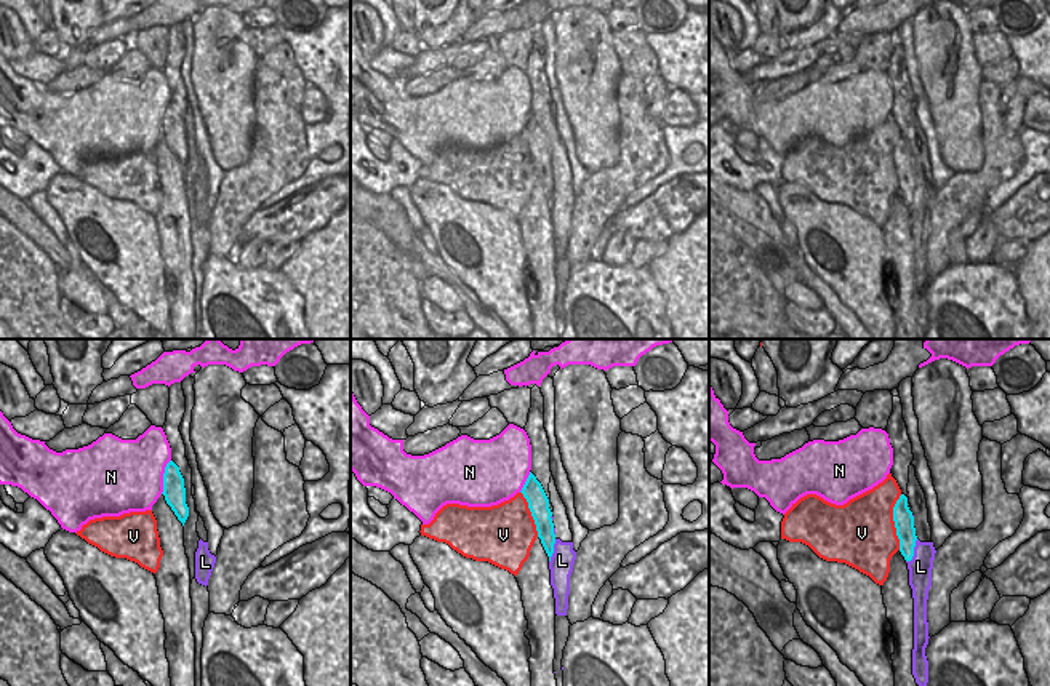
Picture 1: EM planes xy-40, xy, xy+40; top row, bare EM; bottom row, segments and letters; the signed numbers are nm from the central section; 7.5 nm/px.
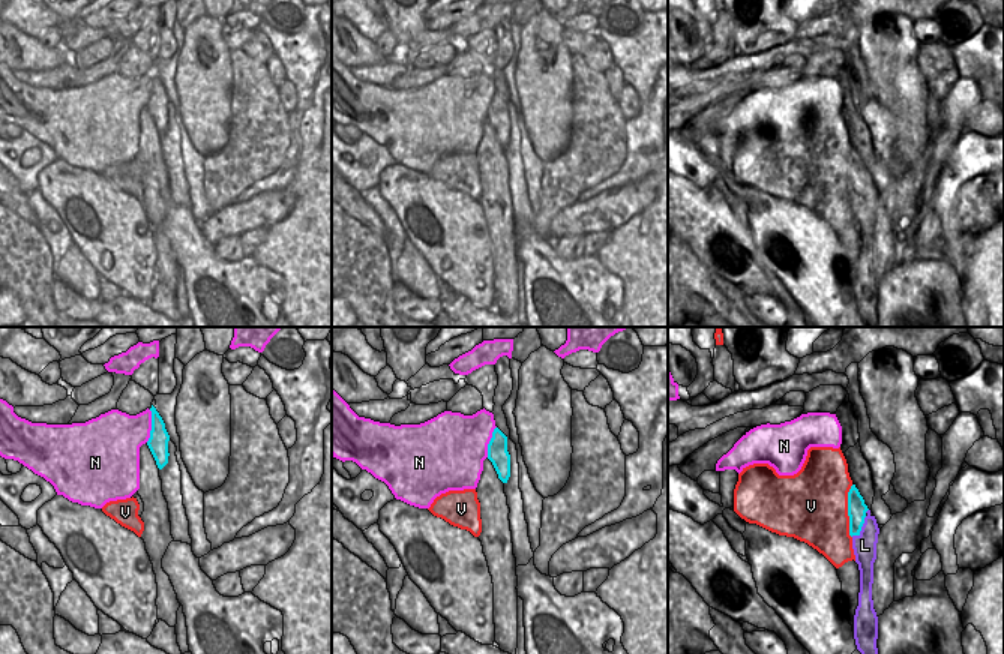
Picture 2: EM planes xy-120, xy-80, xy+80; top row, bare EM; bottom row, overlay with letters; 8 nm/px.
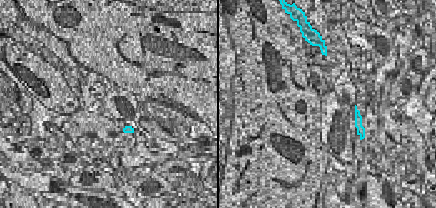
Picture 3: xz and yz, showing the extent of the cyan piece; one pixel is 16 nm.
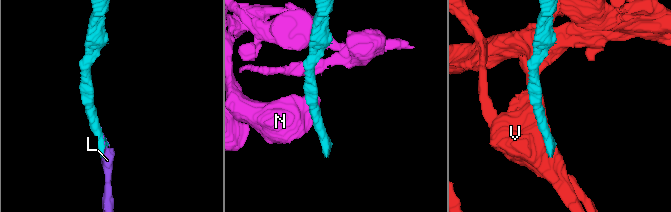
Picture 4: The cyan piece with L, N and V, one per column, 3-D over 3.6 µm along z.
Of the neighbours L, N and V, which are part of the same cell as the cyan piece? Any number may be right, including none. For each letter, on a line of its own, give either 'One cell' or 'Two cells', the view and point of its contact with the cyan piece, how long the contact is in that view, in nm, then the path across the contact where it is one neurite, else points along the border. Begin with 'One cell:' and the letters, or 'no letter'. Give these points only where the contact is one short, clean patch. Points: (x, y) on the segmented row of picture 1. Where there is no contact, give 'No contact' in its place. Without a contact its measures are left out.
One cell: L
L: One cell. Touches cyan at xy+40 (913, 552). Shared border 200 nm
N: Two cells. Touches cyan at xy-40 (164, 477). Shared border 280 nm
V: Two cells. Touches cyan at xy+40 (893, 520). Shared border 420 nm.

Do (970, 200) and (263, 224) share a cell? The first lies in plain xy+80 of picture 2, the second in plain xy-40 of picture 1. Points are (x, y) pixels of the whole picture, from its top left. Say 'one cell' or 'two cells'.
one cell

